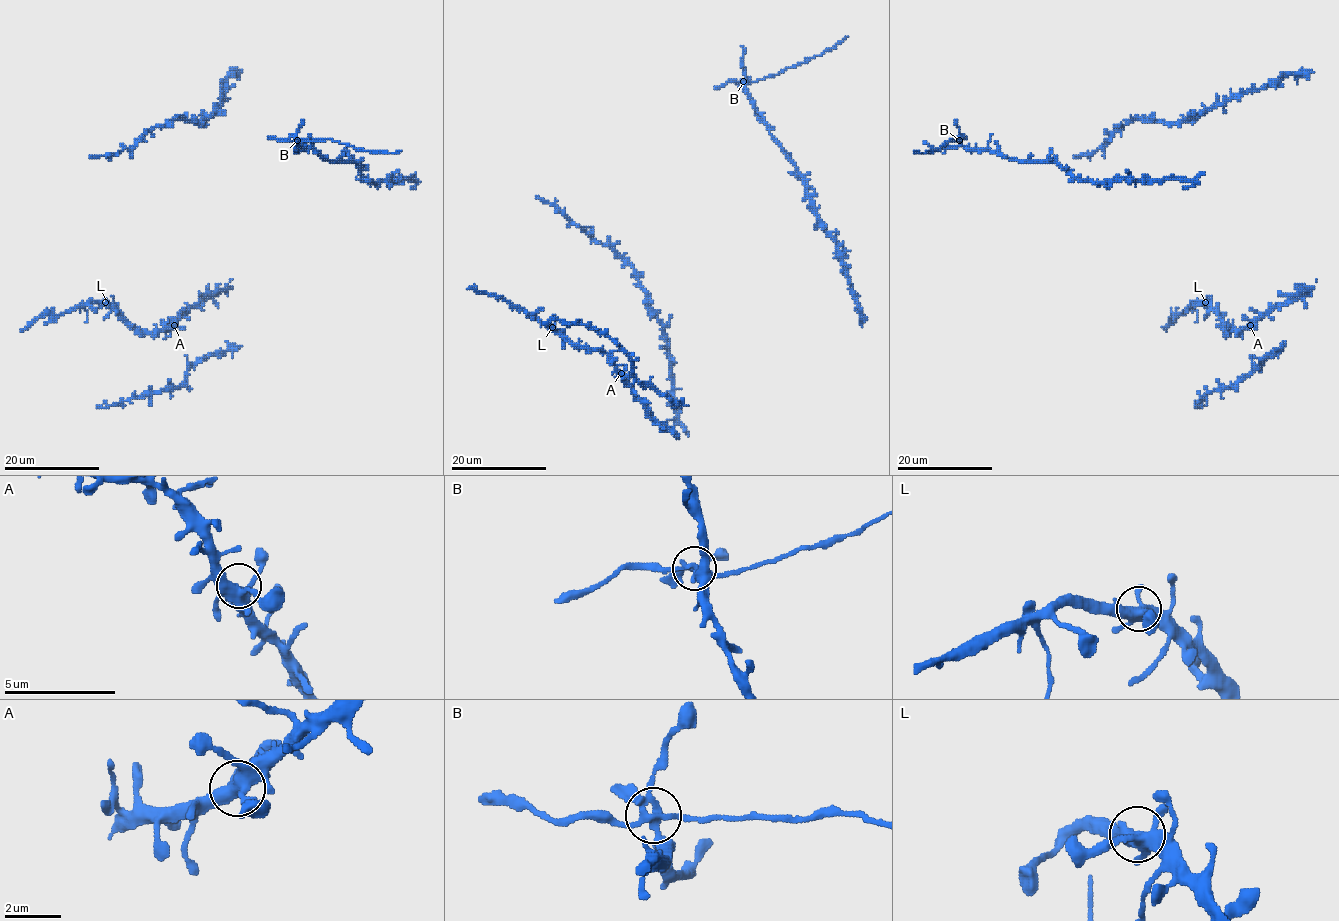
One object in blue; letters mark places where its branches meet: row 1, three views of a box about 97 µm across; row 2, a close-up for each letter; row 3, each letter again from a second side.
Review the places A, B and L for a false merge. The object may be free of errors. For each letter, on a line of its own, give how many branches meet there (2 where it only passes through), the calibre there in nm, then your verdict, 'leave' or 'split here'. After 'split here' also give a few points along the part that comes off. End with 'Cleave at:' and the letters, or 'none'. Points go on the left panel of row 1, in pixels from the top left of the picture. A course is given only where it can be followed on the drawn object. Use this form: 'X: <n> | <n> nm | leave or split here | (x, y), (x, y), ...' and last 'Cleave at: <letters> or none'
A: 6 | 460 nm | leave
B: 6 | 260 nm | split here | (297, 139), (333, 139), (367, 151), (401, 151)
L: 5 | 400 nm | leave
Cleave at: B

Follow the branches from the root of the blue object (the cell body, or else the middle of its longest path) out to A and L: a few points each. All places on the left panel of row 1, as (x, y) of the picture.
A: (228, 288), (209, 293), (174, 325)
L: (228, 288), (209, 293), (173, 325), (160, 331), (135, 330), (105, 302)

